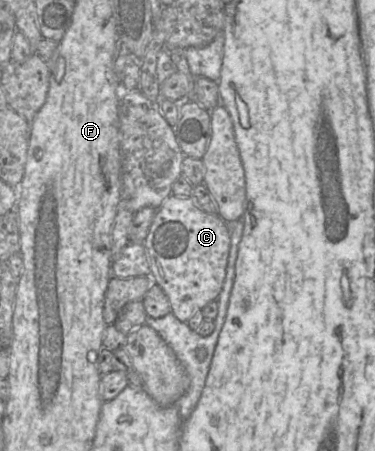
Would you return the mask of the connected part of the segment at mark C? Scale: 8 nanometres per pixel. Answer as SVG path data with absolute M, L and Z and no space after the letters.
M171 194L157 209L143 243L148 254L150 277L168 296L171 311L180 321L187 322L209 302L217 301L226 276L230 253L230 233L219 215L207 213L192 197Z

